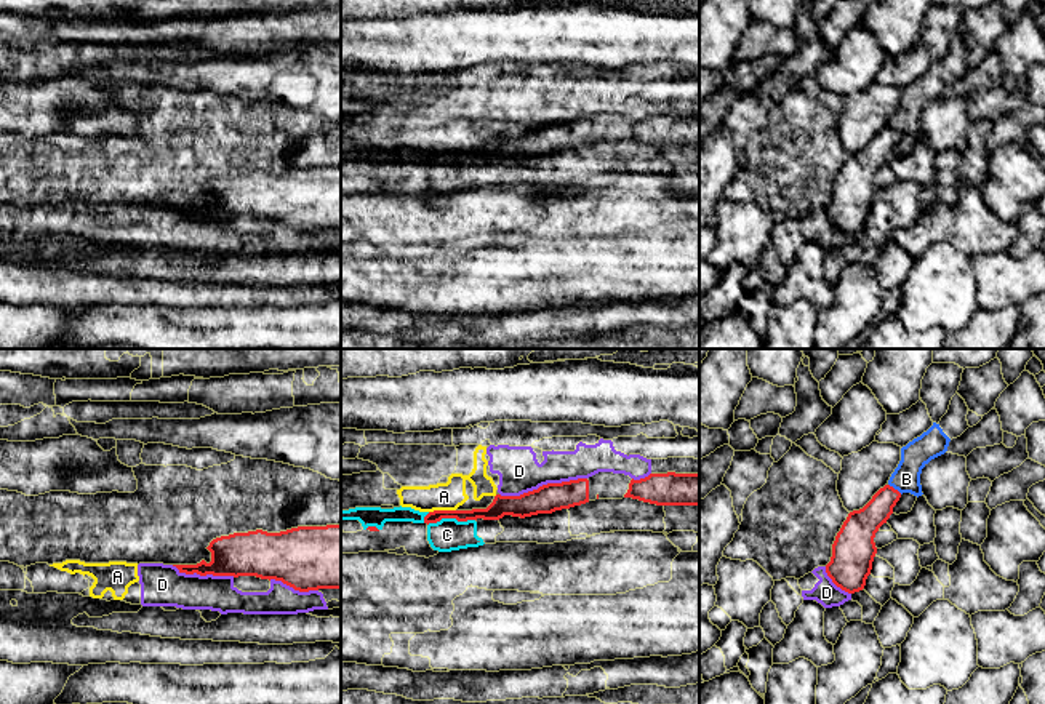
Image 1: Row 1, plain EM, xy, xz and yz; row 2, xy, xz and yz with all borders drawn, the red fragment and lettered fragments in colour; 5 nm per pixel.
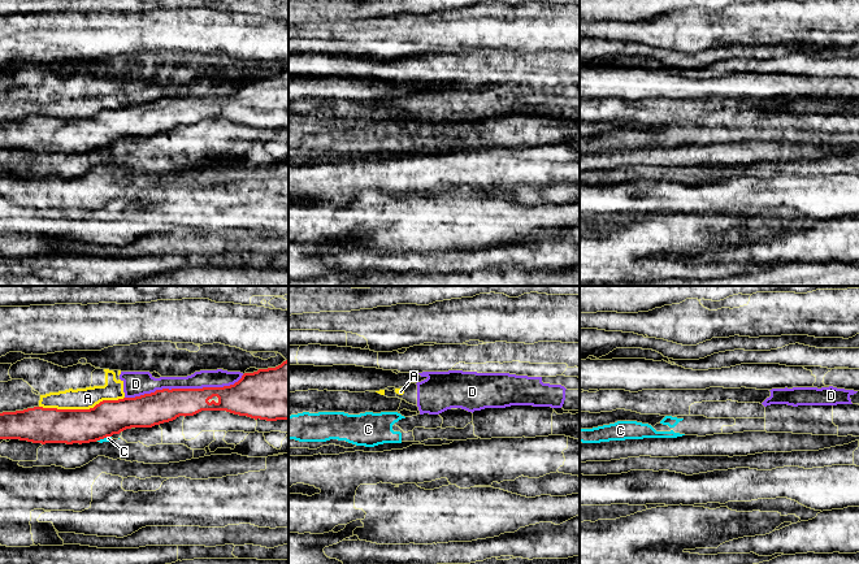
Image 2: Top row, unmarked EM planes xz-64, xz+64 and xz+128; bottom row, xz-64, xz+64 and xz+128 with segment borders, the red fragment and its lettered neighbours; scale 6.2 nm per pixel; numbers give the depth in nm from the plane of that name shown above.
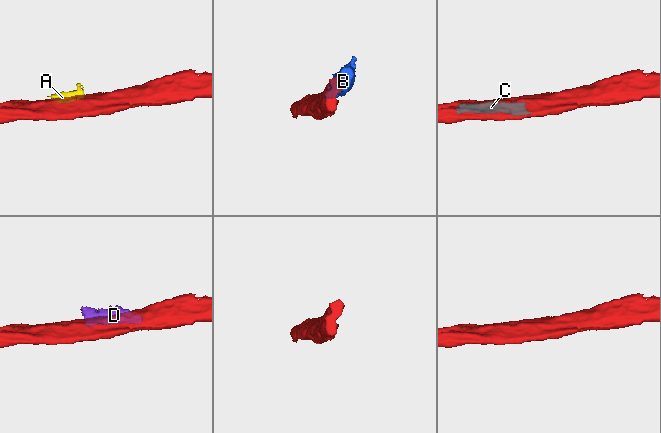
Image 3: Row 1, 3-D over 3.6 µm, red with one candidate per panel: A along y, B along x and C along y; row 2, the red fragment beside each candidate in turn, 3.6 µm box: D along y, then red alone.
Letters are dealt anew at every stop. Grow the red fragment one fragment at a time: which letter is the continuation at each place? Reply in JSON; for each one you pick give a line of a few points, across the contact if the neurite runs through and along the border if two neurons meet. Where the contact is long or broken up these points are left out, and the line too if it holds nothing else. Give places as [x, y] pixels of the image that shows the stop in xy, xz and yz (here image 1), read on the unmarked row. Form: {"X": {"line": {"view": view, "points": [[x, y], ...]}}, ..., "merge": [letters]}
{"merge": []}

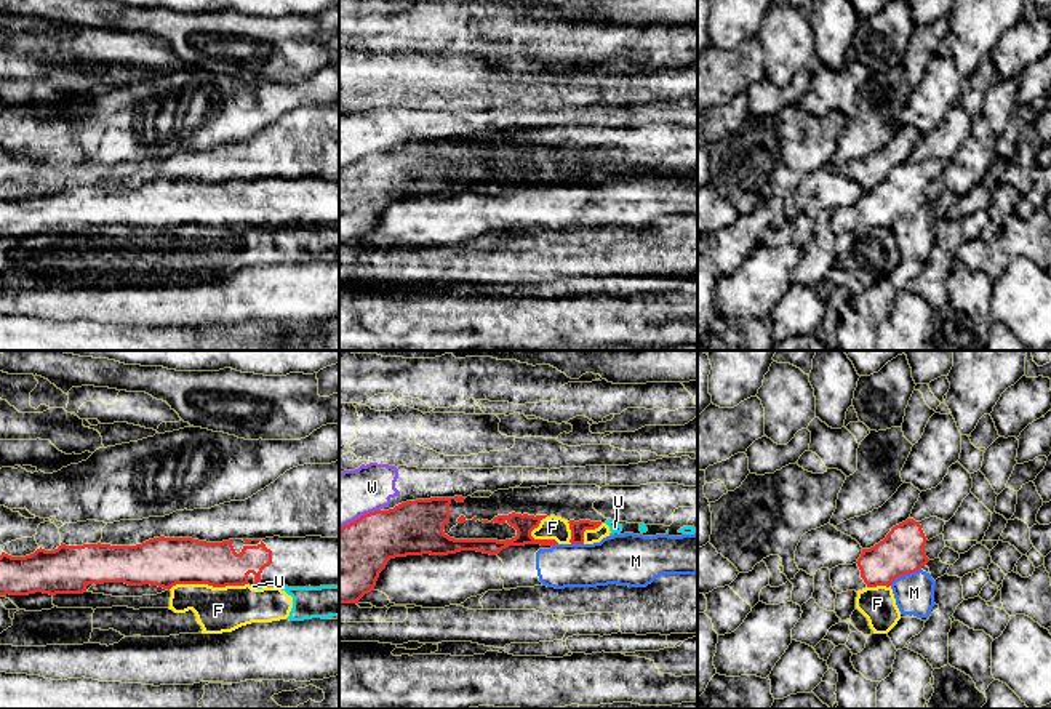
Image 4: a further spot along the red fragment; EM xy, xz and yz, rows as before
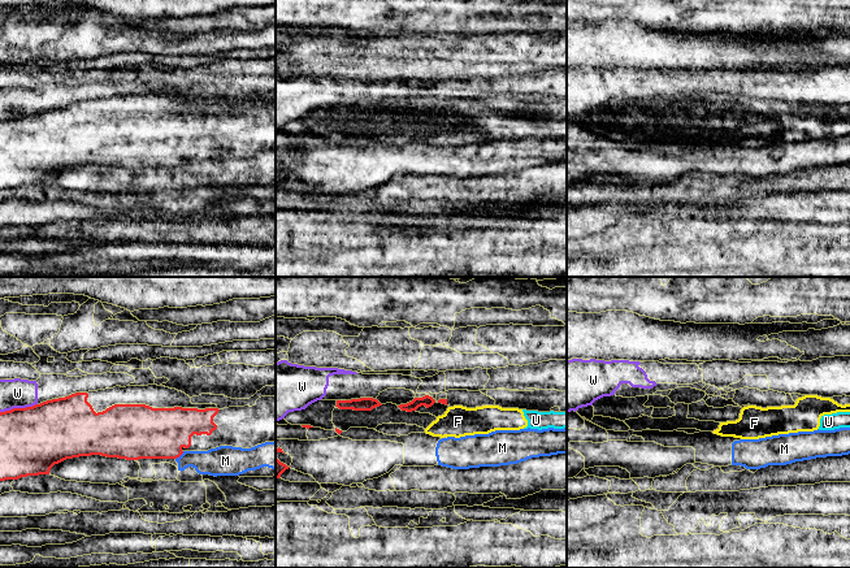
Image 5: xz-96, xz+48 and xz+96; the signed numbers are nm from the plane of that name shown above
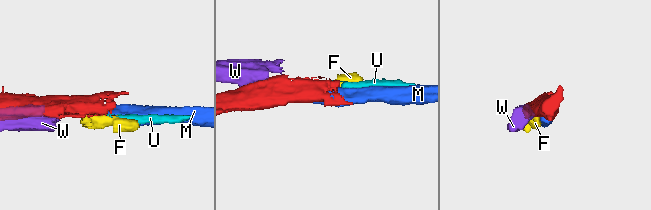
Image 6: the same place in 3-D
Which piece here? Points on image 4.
{"merge": []}

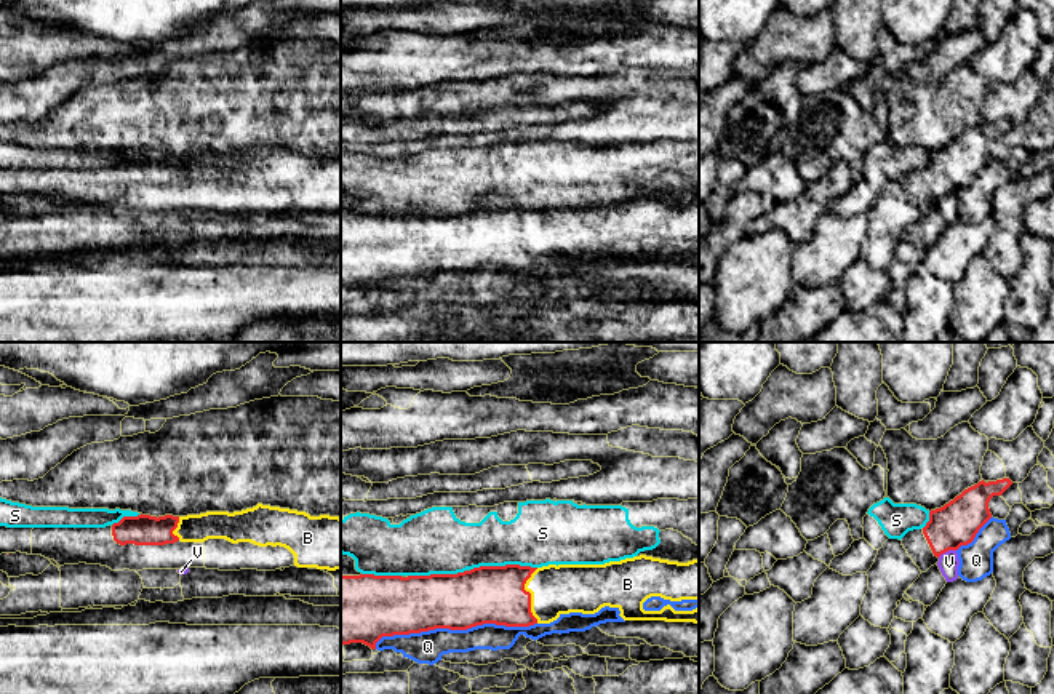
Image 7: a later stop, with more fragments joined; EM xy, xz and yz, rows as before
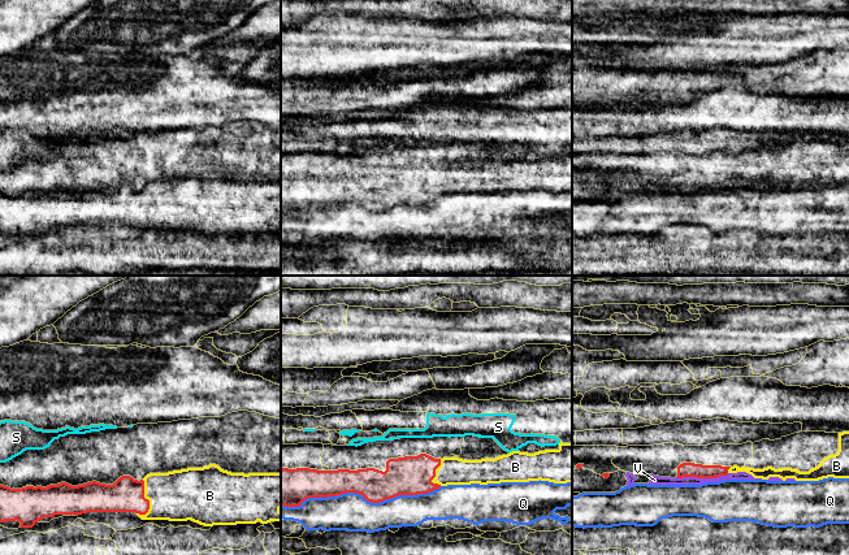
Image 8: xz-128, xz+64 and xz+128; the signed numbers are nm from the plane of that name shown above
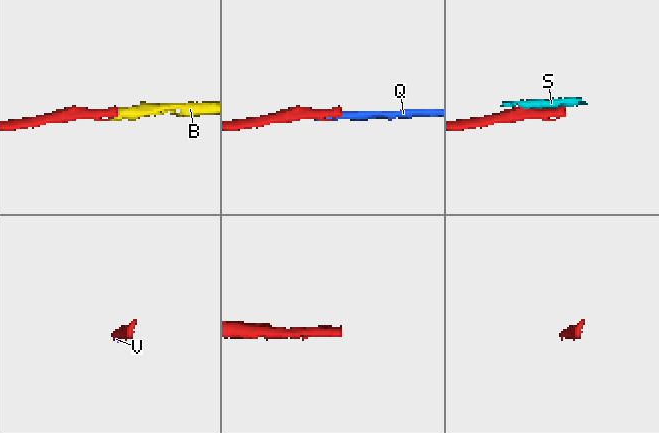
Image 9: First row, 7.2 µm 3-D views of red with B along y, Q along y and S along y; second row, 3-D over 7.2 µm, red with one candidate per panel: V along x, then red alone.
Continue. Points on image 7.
{"merge": ["B"]}

